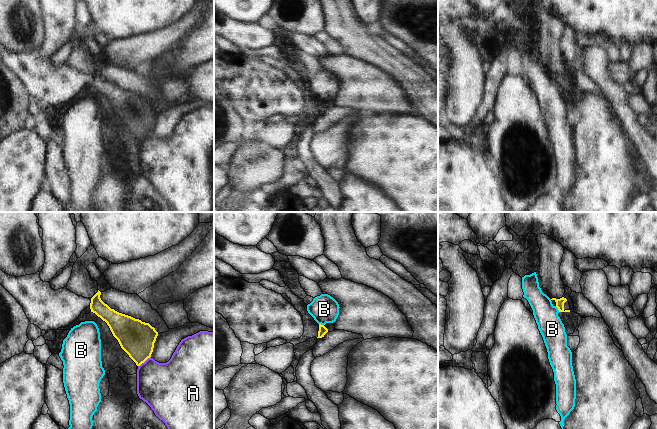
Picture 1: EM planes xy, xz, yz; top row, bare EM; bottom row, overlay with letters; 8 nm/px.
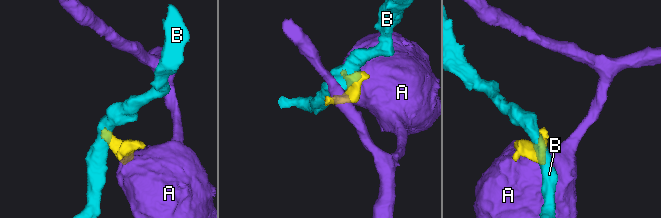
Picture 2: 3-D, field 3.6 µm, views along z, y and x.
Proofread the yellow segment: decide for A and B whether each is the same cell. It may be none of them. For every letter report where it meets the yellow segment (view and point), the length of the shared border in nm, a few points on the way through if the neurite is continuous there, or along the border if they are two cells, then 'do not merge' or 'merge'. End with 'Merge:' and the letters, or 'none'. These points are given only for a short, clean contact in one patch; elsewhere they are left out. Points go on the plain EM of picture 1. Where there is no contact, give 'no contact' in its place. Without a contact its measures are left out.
A: xy (144, 137) | 130 nm | do not merge
B: yz (558, 85) | 60 nm | along yz (555, 82), (559, 87) | do not merge
Merge: none

